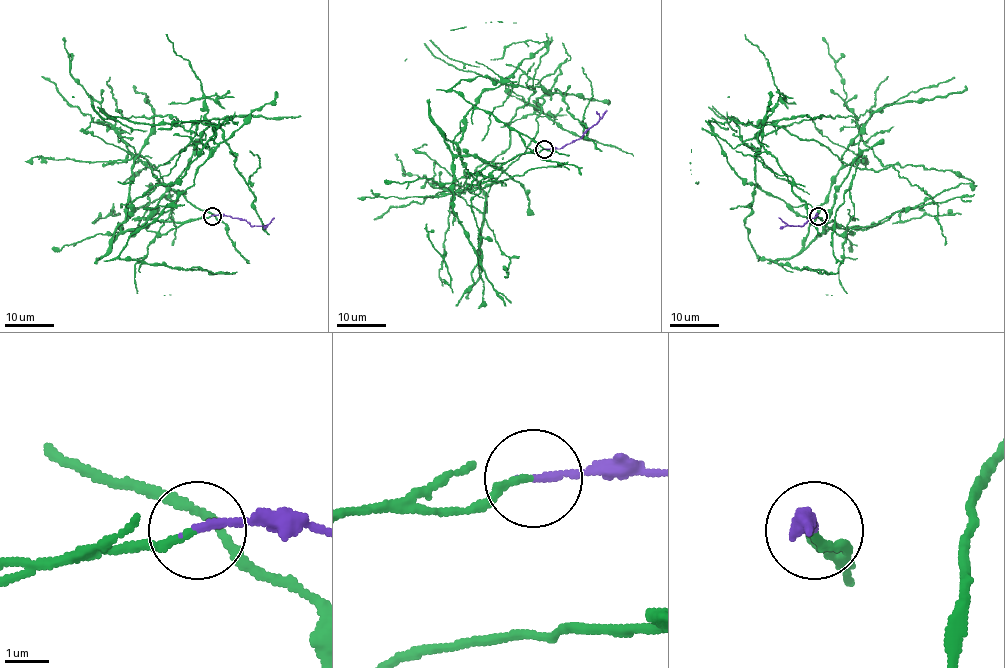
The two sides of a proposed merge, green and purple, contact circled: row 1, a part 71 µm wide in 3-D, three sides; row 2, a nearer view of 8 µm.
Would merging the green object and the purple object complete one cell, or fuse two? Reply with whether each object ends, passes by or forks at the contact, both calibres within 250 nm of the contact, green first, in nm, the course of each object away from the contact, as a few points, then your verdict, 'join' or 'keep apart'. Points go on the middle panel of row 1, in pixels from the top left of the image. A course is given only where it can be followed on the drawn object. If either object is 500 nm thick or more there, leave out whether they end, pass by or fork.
green ends there; purple ends there; 160 nm thick on the green side, 170 nm on the other; green runs (545, 149), (457, 179), (444, 136), (457, 142), (476, 99), (546, 47), (542, 87), (451, 88), (569, 169); purple runs (545, 149), (563, 148), (579, 140), (606, 110); keep apart

